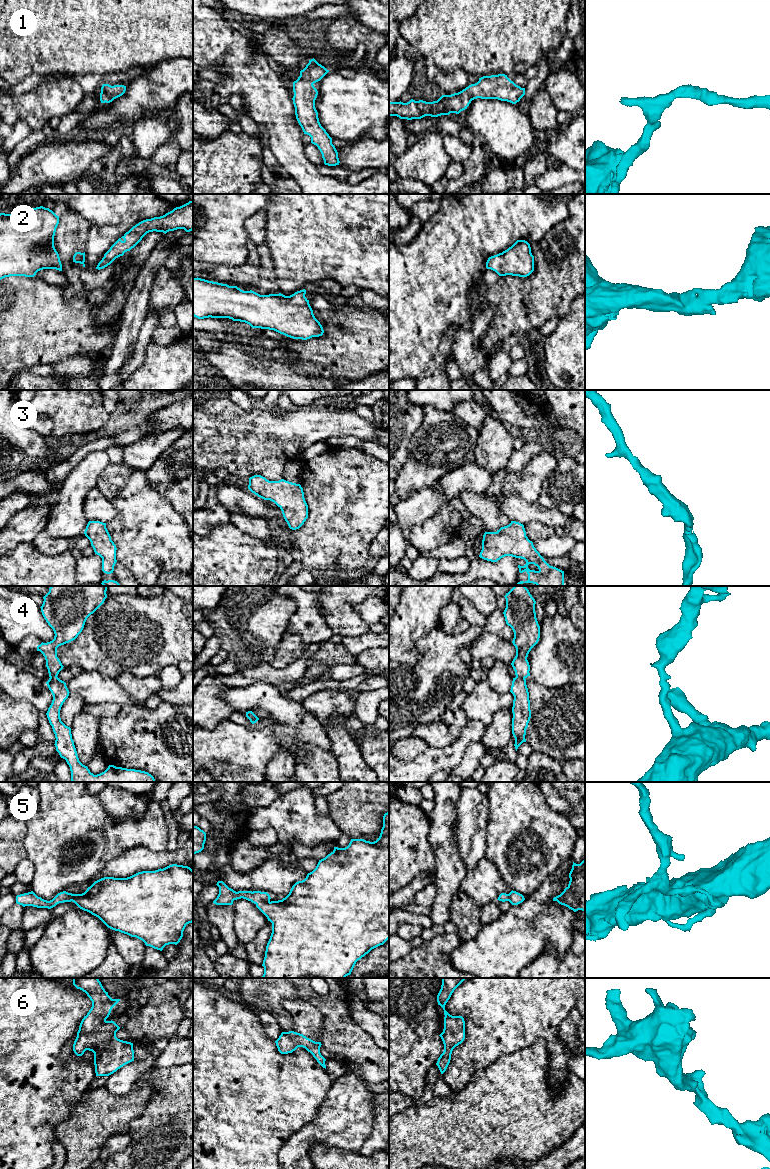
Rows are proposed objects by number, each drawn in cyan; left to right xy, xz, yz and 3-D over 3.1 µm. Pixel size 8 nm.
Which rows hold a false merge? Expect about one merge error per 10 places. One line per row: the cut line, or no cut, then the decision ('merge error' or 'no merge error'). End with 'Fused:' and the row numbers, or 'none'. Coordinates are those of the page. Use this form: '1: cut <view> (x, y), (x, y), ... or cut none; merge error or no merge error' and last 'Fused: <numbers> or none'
1: cut none; no merge error
2: cut none; no merge error
3: cut none; no merge error
4: cut none; no merge error
5: cut none; no merge error
6: cut none; no merge error
Fused: none

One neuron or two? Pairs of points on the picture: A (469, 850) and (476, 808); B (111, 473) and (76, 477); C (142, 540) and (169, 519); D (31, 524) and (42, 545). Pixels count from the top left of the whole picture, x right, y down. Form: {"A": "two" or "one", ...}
{"A": "one", "B": "two", "C": "one", "D": "two"}

